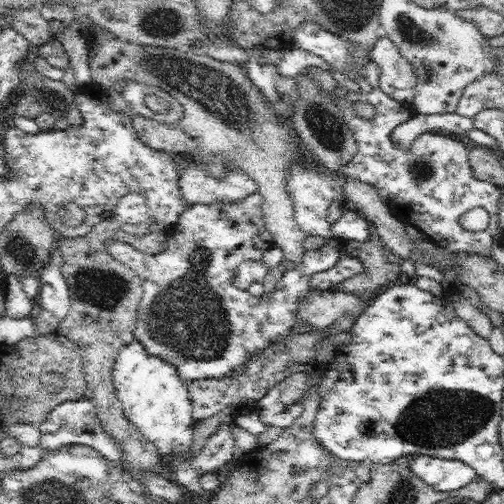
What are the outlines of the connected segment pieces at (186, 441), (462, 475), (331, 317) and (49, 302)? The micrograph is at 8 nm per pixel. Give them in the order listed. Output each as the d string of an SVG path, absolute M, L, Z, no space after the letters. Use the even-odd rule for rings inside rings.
M134 340L131 344L124 344L115 358L113 383L115 384L115 395L122 404L124 415L148 440L155 444L160 454L172 457L188 454L190 446L192 446L192 433L198 422L192 413L192 401L186 382L180 378L175 366L161 358L148 355L144 346L140 345L139 341Z
M417 455L409 469L440 492L458 490L476 478L477 472L465 462L435 456Z
M312 291L308 299L299 305L297 318L300 323L310 325L314 331L320 332L344 316L350 315L356 319L363 314L368 304L352 293Z
M56 243L45 268L38 276L41 288L37 298L41 308L52 312L60 321L68 315L71 306L68 284L62 275L62 266L64 266L64 259Z

